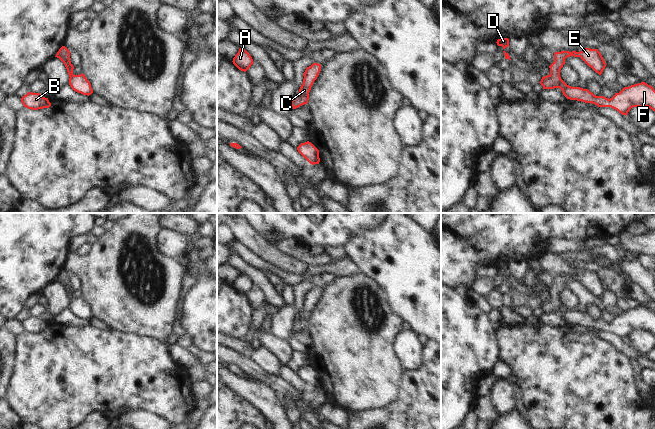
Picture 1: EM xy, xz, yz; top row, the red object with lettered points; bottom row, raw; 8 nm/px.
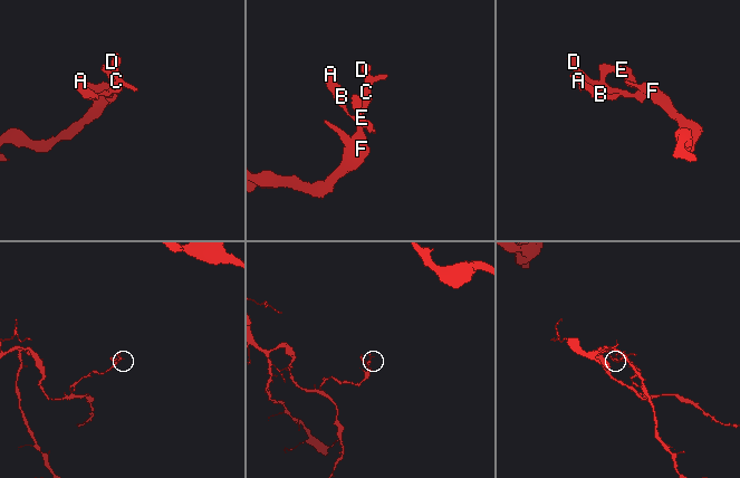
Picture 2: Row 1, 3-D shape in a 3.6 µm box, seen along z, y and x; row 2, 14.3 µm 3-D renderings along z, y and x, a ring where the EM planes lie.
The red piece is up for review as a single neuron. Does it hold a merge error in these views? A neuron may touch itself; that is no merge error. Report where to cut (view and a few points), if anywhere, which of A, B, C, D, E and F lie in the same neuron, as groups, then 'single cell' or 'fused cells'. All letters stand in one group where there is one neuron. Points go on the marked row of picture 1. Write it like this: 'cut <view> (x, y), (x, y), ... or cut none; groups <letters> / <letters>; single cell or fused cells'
cut none; groups A B C D E F; single cell

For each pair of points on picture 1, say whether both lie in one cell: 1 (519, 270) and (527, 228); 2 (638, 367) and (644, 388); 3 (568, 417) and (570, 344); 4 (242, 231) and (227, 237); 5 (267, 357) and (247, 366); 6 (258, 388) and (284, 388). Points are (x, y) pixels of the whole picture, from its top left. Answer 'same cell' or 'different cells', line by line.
1: different cells
2: same cell
3: same cell
4: different cells
5: different cells
6: different cells

